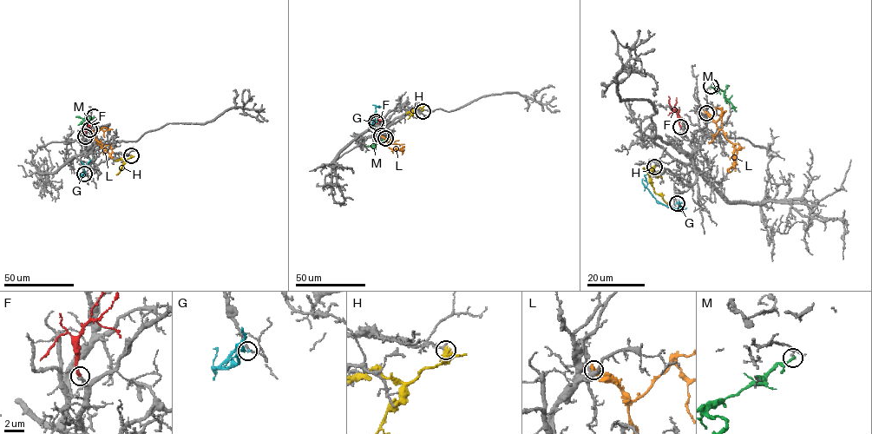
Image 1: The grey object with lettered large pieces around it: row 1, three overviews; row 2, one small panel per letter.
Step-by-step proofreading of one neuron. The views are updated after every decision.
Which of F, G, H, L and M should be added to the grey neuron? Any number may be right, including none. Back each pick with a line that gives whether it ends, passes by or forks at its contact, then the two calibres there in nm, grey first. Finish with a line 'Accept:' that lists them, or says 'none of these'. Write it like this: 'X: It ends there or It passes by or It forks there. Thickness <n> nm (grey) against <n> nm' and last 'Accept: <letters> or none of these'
F: It ends there. Thickness 280 nm (grey) against 240 nm
Accept: F

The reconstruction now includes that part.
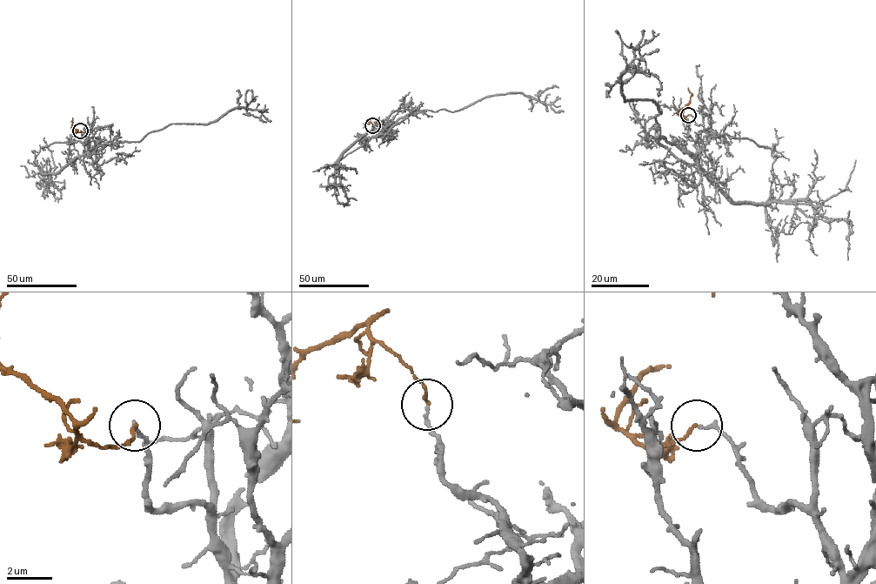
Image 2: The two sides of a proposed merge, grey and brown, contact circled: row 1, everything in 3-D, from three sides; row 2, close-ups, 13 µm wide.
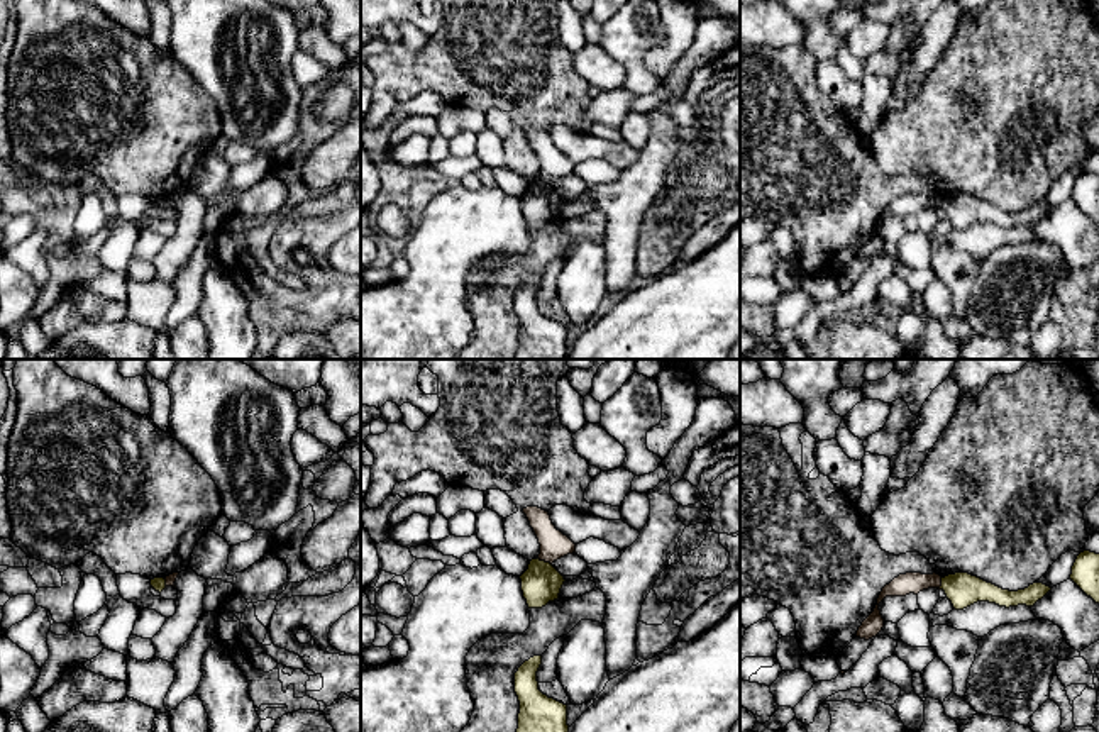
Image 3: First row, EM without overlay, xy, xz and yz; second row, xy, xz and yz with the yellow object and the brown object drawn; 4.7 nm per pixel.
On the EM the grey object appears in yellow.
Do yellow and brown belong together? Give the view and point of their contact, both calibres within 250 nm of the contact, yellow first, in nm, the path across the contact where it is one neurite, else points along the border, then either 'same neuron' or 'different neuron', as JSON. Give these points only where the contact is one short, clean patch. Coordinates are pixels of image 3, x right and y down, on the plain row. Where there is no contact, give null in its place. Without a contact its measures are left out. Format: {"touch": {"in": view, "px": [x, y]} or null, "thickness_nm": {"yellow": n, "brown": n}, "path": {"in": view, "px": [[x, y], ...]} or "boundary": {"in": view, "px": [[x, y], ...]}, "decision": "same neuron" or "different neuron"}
{"touch": {"in": "xz", "px": [544, 182]}, "thickness_nm": {"yellow": 190, "brown": 140}, "boundary": {"in": "xz", "px": [[537, 178], [551, 185]]}, "decision": "different neuron"}

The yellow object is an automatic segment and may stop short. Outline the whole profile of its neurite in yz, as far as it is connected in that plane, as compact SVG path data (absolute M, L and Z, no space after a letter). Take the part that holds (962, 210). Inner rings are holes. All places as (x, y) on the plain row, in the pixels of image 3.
M955 193L942 198L940 210L945 212L955 230L964 230L977 222L989 222L1006 229L1033 227L1052 208L1043 203L1033 203L1024 210L1009 212L969 193Z

